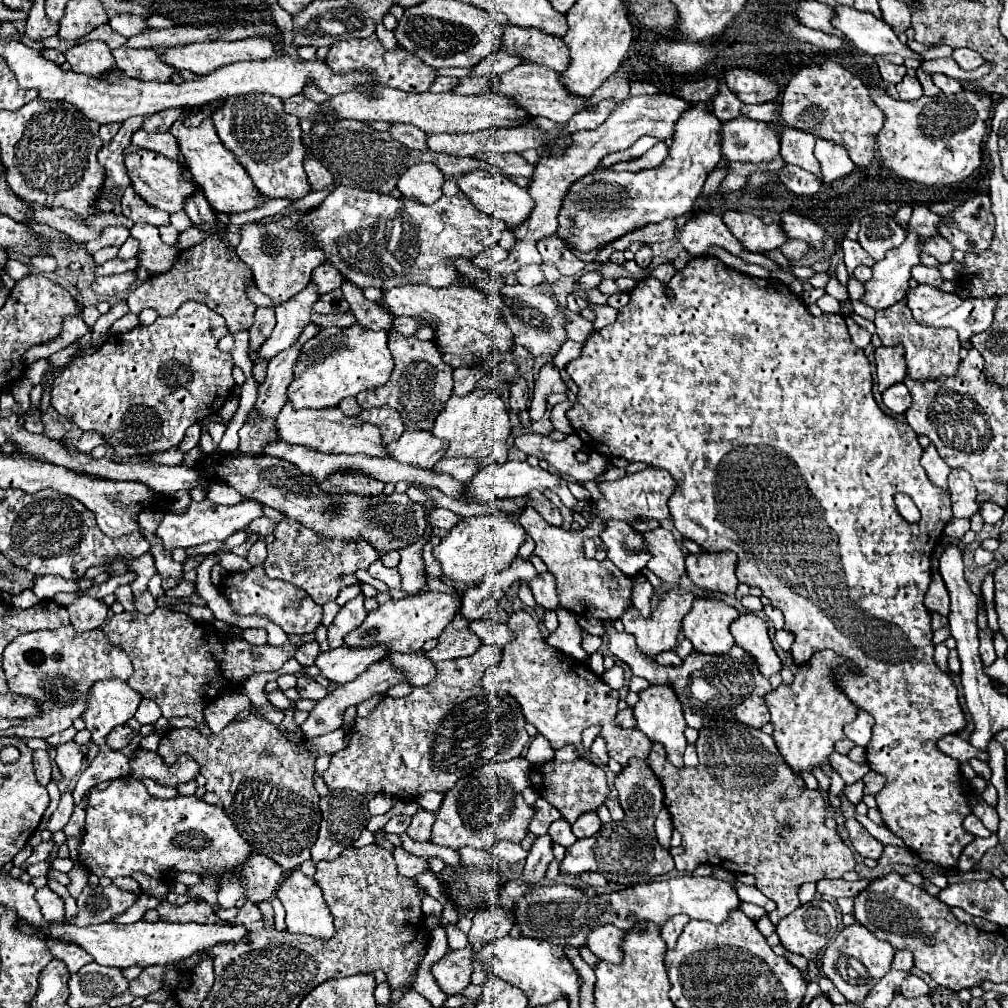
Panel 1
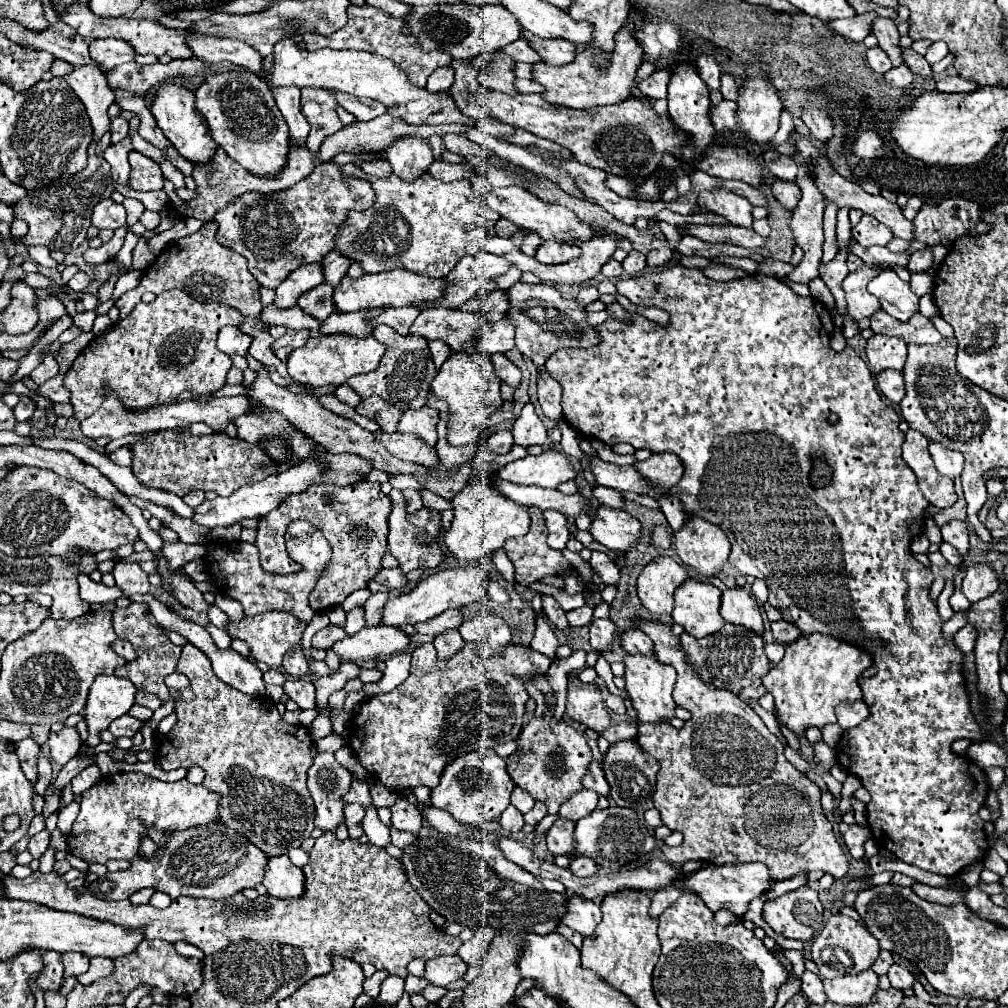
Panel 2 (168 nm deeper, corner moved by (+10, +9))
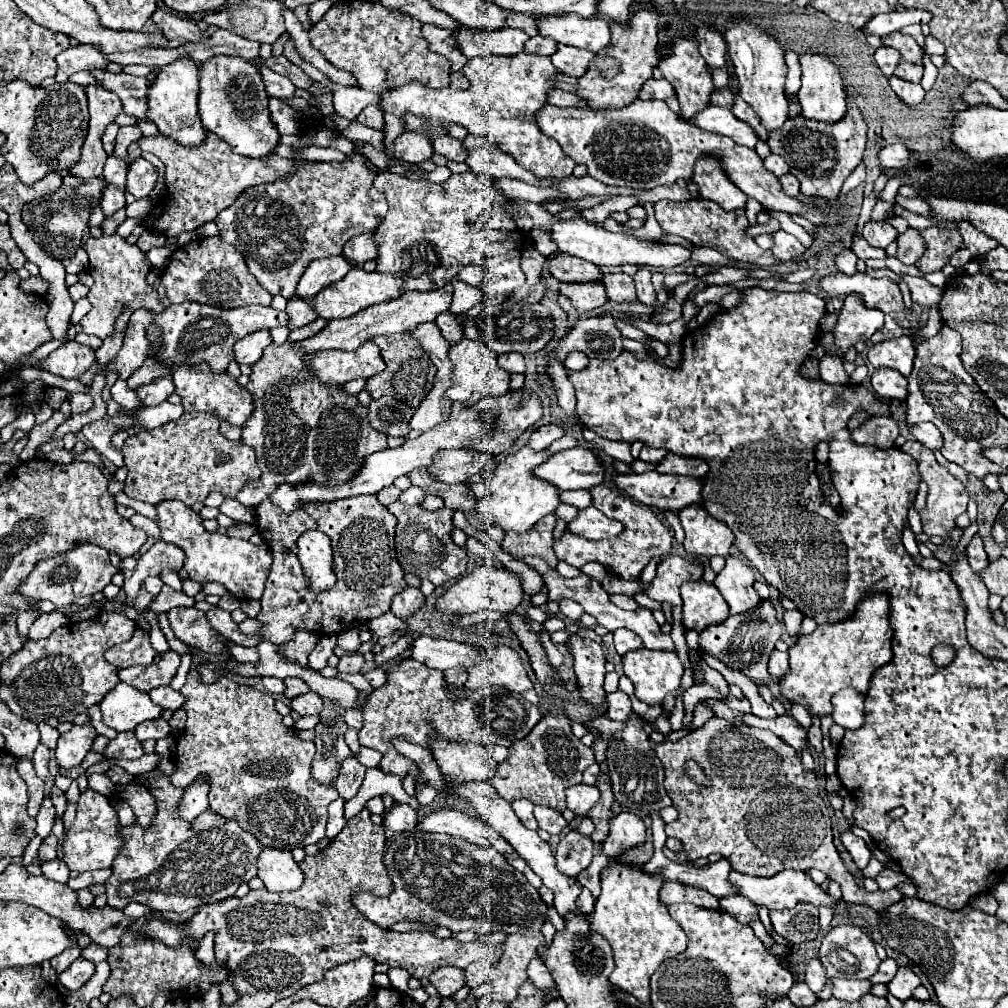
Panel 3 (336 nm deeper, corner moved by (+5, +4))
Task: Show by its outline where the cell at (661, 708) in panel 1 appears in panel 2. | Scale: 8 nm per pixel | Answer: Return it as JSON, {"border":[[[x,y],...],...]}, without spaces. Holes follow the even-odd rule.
{"border":[[[626,655],[624,665],[626,665],[626,673],[624,673],[626,691],[632,697],[632,705],[638,711],[640,723],[666,721],[666,719],[674,717],[676,703],[672,699],[672,689],[674,689],[674,683],[676,683],[676,669],[672,669],[672,665],[660,663],[654,655],[652,657]]]}

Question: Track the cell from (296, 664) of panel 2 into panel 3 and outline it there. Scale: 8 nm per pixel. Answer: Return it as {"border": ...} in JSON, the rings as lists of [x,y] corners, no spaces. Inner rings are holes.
{"border":[[[287,678],[285,684],[287,684],[285,698],[295,698],[295,696],[299,696],[299,694],[309,692],[309,686],[305,686],[305,682],[301,682],[301,678]]]}

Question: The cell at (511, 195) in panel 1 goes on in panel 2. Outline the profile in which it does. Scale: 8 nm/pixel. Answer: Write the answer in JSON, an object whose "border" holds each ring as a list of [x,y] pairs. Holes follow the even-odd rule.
{"border":[[[504,187],[504,189],[494,189],[486,199],[486,205],[494,211],[498,211],[502,217],[506,217],[508,221],[516,223],[518,227],[536,231],[542,239],[552,239],[558,243],[584,243],[590,241],[594,237],[590,225],[582,223],[578,219],[578,215],[562,205],[554,205],[554,203],[544,203],[542,199],[538,199],[534,193],[520,189],[520,187]]]}

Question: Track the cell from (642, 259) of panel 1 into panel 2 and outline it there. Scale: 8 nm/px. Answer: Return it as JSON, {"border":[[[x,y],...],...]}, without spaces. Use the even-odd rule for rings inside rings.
{"border":[[[630,251],[628,257],[622,261],[622,267],[628,275],[636,277],[640,275],[642,271],[646,271],[646,257],[640,253],[640,251]]]}

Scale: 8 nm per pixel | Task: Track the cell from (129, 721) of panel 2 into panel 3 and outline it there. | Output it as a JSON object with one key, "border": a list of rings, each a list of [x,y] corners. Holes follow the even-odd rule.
{"border":[[[157,718],[157,720],[147,720],[147,722],[141,722],[141,724],[133,730],[133,734],[137,736],[139,742],[145,742],[145,740],[149,740],[149,738],[159,740],[159,738],[163,738],[163,736],[169,734],[169,724],[167,724],[165,720],[161,720],[161,718]]]}

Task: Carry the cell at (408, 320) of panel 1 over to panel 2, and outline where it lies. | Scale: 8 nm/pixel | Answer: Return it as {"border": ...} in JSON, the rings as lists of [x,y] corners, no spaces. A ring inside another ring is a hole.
{"border":[[[426,309],[420,311],[418,319],[412,323],[412,333],[420,335],[428,341],[432,339],[440,339],[444,341],[452,351],[480,351],[486,355],[494,355],[494,353],[506,353],[514,347],[514,325],[508,323],[506,317],[502,317],[498,323],[486,323],[486,315],[484,311],[476,311],[476,313],[462,313],[458,309]]]}

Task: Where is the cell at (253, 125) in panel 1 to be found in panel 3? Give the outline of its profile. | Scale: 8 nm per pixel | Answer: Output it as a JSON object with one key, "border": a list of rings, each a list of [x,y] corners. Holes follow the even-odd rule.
{"border":[[[213,56],[199,70],[199,116],[203,128],[221,136],[233,152],[247,158],[267,158],[279,146],[281,134],[269,112],[269,94],[265,92],[261,74],[247,60],[237,56]]]}

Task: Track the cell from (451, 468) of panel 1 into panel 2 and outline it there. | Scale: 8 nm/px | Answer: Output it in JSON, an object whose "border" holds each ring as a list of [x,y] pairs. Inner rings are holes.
{"border":[[[496,431],[492,437],[490,437],[490,451],[492,453],[502,453],[506,455],[514,445],[514,435],[512,431]]]}

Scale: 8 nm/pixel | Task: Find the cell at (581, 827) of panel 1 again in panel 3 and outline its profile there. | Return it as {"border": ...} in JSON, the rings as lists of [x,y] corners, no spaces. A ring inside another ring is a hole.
{"border":[[[571,786],[565,790],[567,794],[567,808],[575,814],[575,816],[587,816],[587,812],[599,802],[601,792],[597,790],[597,786]]]}

